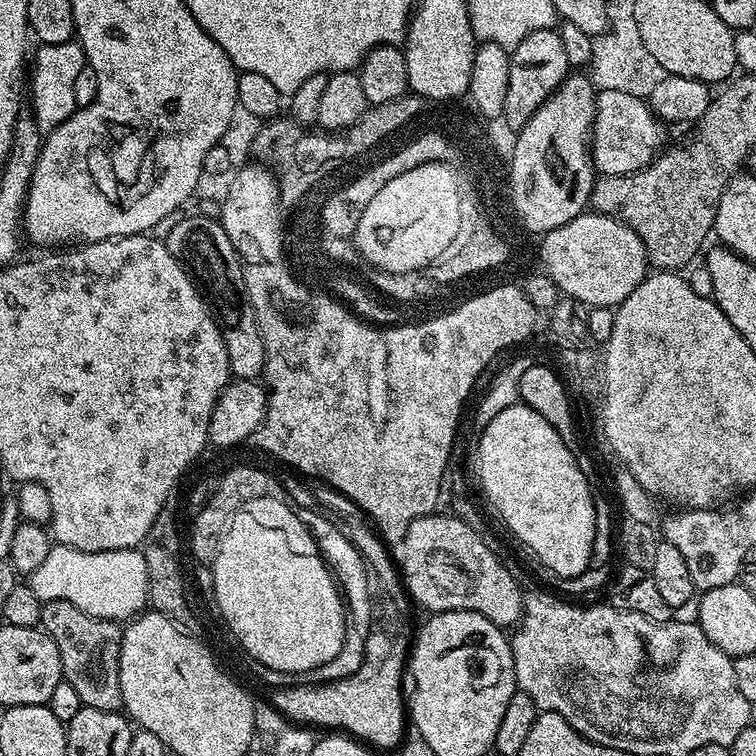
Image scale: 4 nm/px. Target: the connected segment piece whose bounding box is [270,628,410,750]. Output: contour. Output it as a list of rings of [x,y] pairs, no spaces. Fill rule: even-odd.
[[[392,628],[392,632],[396,632],[396,636],[392,636],[388,644],[364,645],[364,661],[358,674],[318,686],[276,688],[270,704],[285,720],[295,725],[311,726],[316,730],[339,730],[373,749],[395,749],[406,736],[406,692],[400,689],[400,683],[406,680],[410,632],[400,632],[400,628]]]

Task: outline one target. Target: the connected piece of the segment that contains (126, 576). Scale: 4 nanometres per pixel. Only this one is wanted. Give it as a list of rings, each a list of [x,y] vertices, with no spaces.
[[[53,543],[50,554],[27,577],[26,583],[40,601],[74,602],[78,610],[94,618],[127,622],[145,611],[148,604],[148,575],[143,551],[123,548],[109,552],[87,552],[65,544]]]

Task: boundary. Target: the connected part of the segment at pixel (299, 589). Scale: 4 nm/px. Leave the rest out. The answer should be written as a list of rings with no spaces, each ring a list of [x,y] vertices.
[[[240,516],[240,520],[232,522],[232,532],[227,529],[220,537],[220,544],[216,548],[216,559],[210,565],[210,575],[212,577],[213,594],[215,596],[215,607],[220,607],[220,612],[224,615],[224,620],[228,623],[228,628],[232,631],[232,636],[253,656],[257,665],[273,668],[279,672],[301,672],[302,670],[314,670],[314,666],[322,666],[322,662],[330,662],[338,650],[342,650],[344,633],[346,631],[346,605],[342,599],[342,593],[332,575],[328,571],[327,564],[316,564],[312,556],[296,556],[296,548],[280,536],[280,532],[271,532],[263,519],[252,521],[254,516]]]

